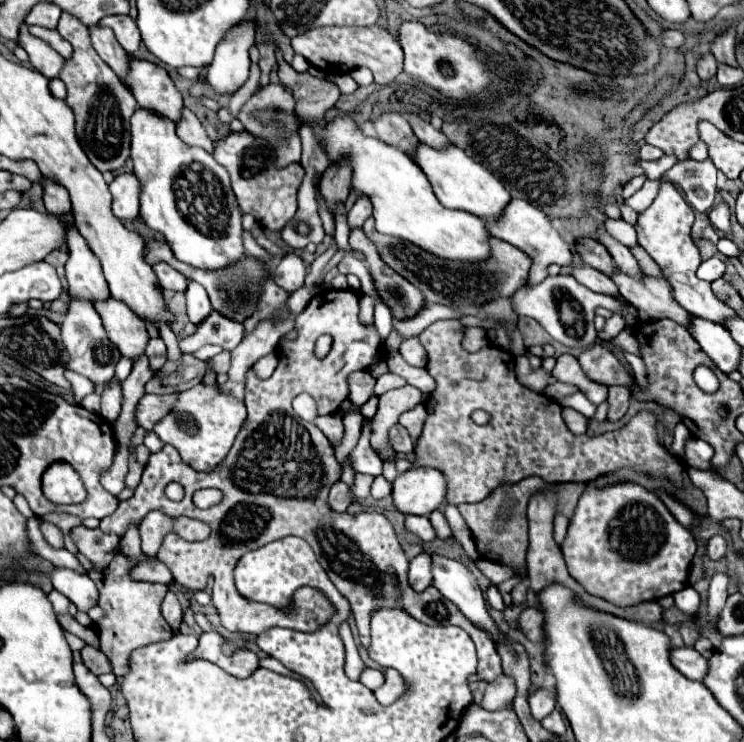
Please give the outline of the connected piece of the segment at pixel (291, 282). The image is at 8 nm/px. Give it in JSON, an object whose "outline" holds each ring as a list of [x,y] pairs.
{"outline":[[[293,251],[283,255],[279,259],[279,263],[275,265],[275,269],[273,269],[273,277],[275,277],[277,285],[287,289],[289,293],[293,293],[295,289],[299,289],[303,285],[305,273],[307,271],[305,271],[303,259],[297,253],[293,253]]]}

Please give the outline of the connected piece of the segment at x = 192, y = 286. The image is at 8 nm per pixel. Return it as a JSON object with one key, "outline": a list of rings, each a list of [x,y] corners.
{"outline":[[[189,281],[185,295],[187,295],[187,315],[197,325],[199,321],[203,321],[203,317],[207,317],[207,313],[211,313],[211,301],[207,297],[207,291],[195,281]]]}

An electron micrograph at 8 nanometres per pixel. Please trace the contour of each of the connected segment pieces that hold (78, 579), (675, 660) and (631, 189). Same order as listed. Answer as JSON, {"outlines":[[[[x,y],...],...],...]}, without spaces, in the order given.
{"outlines":[[[[55,569],[51,575],[53,587],[63,593],[79,611],[89,613],[99,601],[99,593],[95,583],[87,575],[79,575],[71,569]]],[[[693,647],[671,649],[671,663],[691,681],[703,681],[709,671],[709,661]]],[[[637,175],[637,177],[633,177],[633,179],[629,179],[625,185],[623,185],[623,199],[627,199],[627,197],[631,197],[635,191],[639,191],[641,187],[643,187],[643,183],[645,183],[645,175]]]]}

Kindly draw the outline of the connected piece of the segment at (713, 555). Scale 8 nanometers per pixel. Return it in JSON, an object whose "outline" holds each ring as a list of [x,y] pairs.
{"outline":[[[713,535],[707,543],[709,559],[721,559],[725,555],[725,549],[727,549],[727,541],[723,535]]]}

